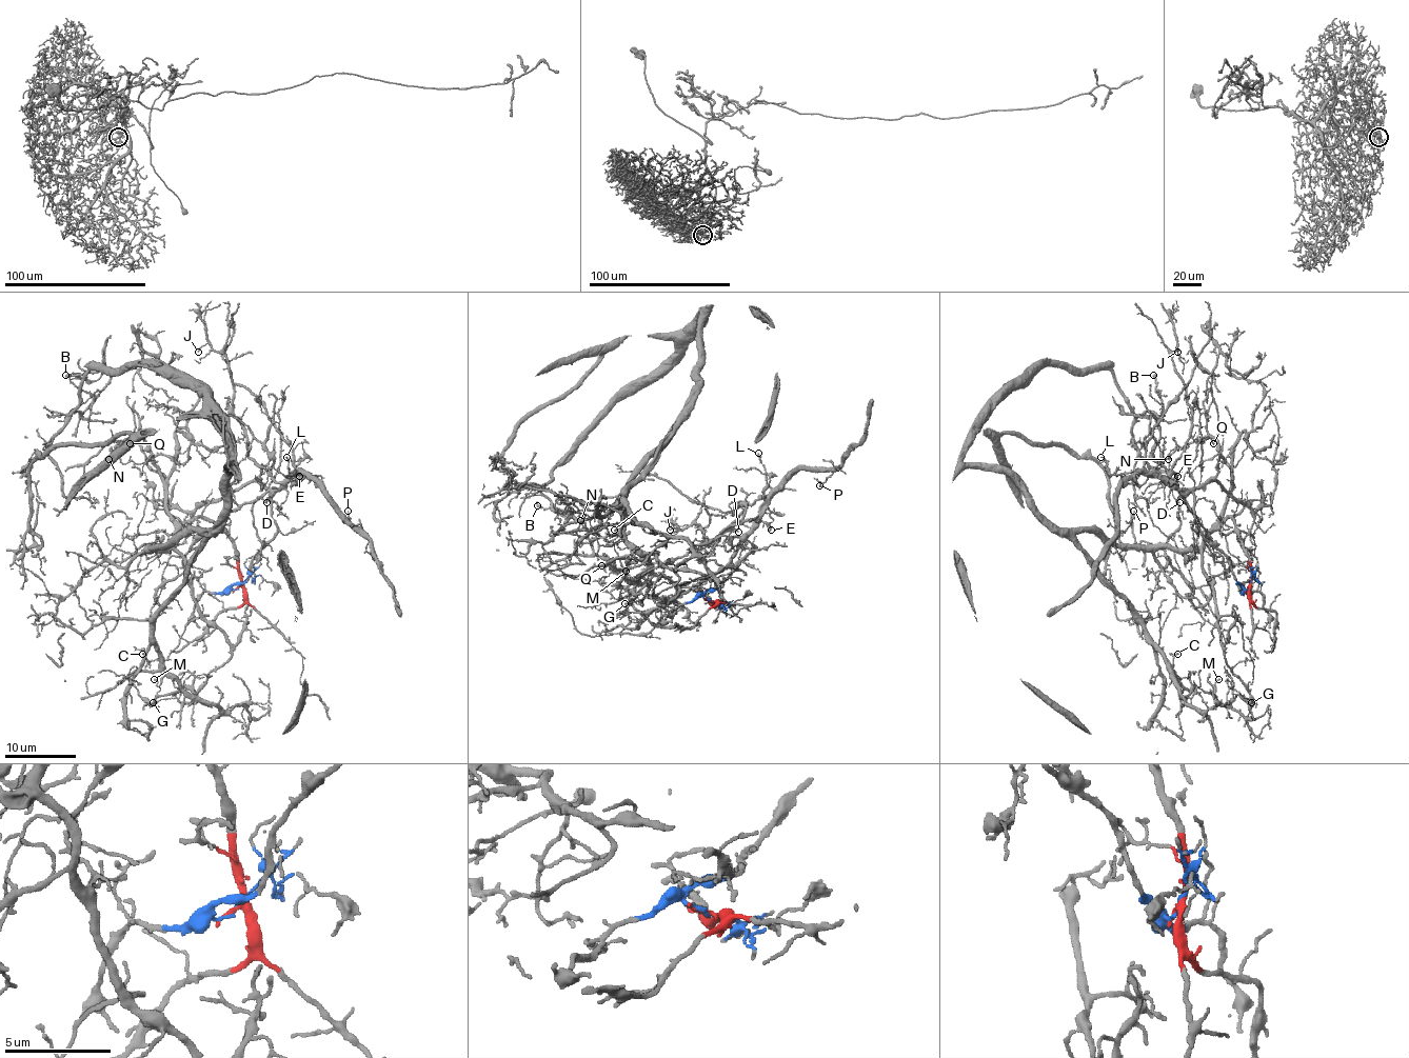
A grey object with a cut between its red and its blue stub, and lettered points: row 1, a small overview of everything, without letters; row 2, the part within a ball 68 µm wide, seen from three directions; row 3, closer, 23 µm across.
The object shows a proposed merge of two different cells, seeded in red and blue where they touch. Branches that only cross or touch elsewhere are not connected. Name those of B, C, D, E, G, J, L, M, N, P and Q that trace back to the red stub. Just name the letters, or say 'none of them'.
B, C, G, M, N, Q

